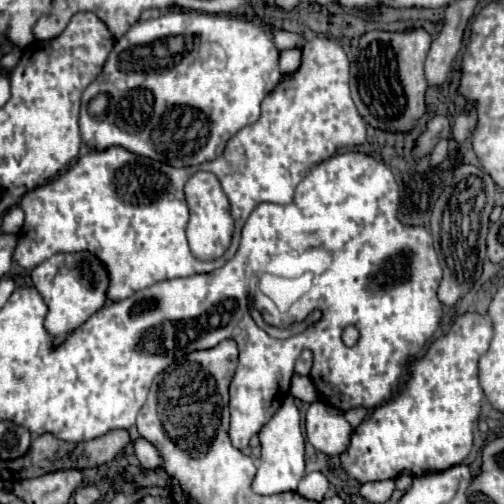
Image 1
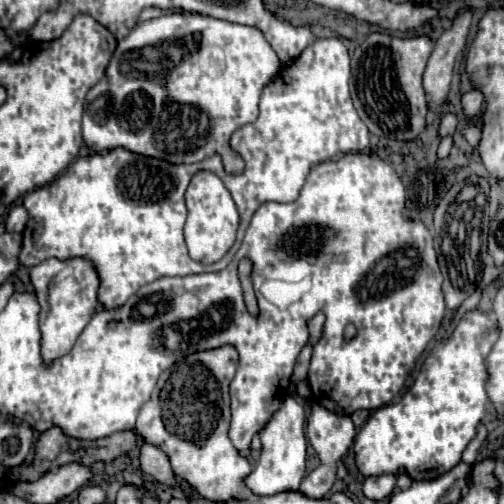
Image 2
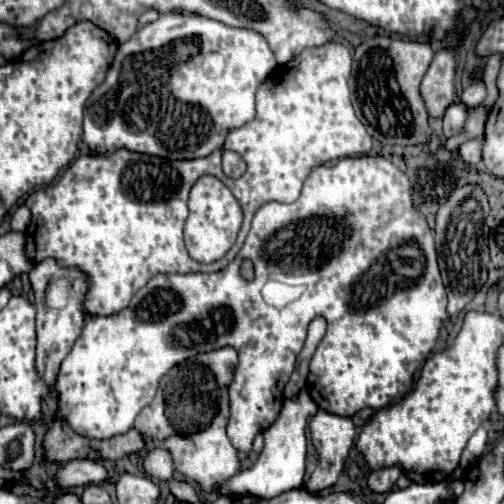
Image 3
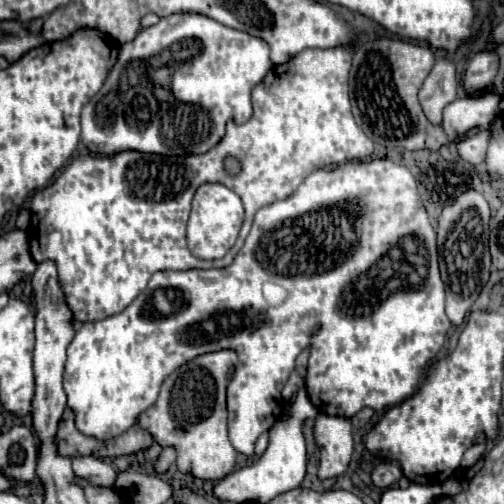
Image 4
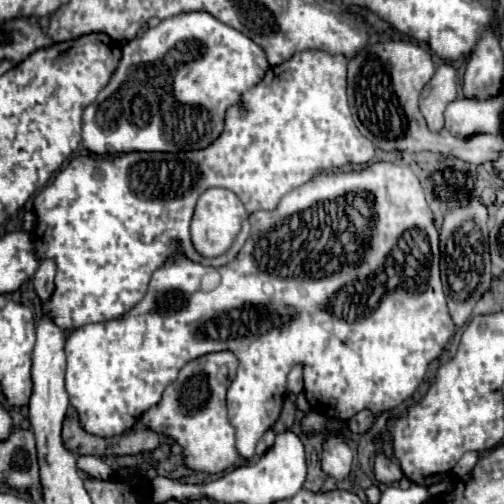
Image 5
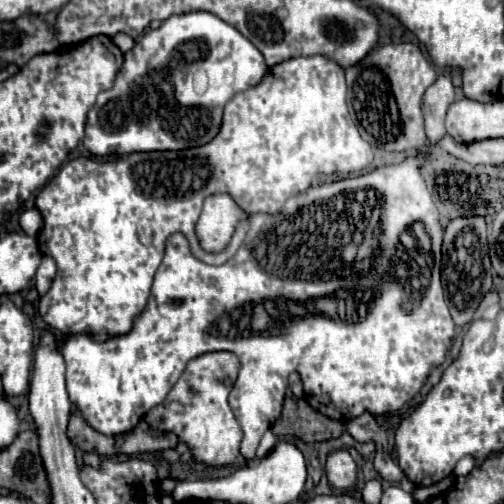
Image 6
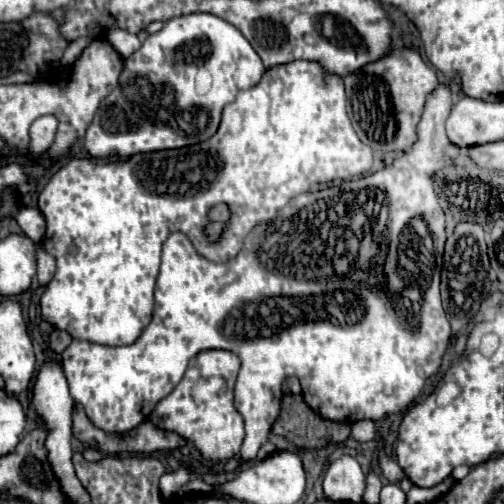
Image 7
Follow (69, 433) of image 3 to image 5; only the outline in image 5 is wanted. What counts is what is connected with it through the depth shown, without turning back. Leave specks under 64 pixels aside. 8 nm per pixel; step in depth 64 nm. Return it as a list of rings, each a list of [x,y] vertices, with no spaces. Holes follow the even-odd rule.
[[[72,406],[68,408],[66,418],[64,418],[62,442],[70,452],[78,452],[78,454],[102,456],[102,454],[106,454],[106,448],[108,448],[108,442],[104,438],[92,436],[82,430],[82,426],[78,424],[78,414]]]

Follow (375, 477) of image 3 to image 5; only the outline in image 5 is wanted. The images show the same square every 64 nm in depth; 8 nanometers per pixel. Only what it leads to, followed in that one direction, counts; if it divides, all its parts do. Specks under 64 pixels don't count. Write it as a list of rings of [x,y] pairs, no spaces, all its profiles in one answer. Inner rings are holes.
[[[380,454],[380,456],[376,456],[374,476],[382,484],[396,484],[404,474],[402,474],[402,468],[394,460],[390,460],[384,454]]]

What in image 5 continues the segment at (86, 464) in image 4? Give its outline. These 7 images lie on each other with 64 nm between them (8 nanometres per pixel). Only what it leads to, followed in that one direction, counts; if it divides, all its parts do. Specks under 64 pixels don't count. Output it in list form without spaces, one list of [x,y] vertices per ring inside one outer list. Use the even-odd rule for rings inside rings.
[[[78,456],[76,460],[78,470],[82,470],[86,476],[90,478],[100,478],[100,480],[110,480],[114,468],[110,464],[106,464],[102,458],[98,456]]]

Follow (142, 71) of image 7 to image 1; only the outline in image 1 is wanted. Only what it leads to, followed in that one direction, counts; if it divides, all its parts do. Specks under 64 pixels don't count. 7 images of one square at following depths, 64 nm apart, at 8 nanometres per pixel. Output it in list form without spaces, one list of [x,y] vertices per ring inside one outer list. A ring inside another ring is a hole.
[[[171,9],[162,12],[162,16],[152,18],[152,20],[138,20],[120,40],[116,40],[100,76],[84,90],[82,94],[82,108],[80,108],[80,134],[86,146],[94,150],[106,150],[110,146],[122,146],[134,154],[152,158],[152,160],[166,160],[174,168],[184,168],[184,166],[196,166],[208,160],[216,160],[216,156],[222,154],[226,142],[244,126],[254,124],[260,116],[260,104],[272,88],[282,80],[282,72],[278,68],[278,48],[274,46],[272,38],[256,24],[248,20],[238,20],[238,18],[226,18],[218,14],[204,14],[204,12],[186,11],[181,9]]]

